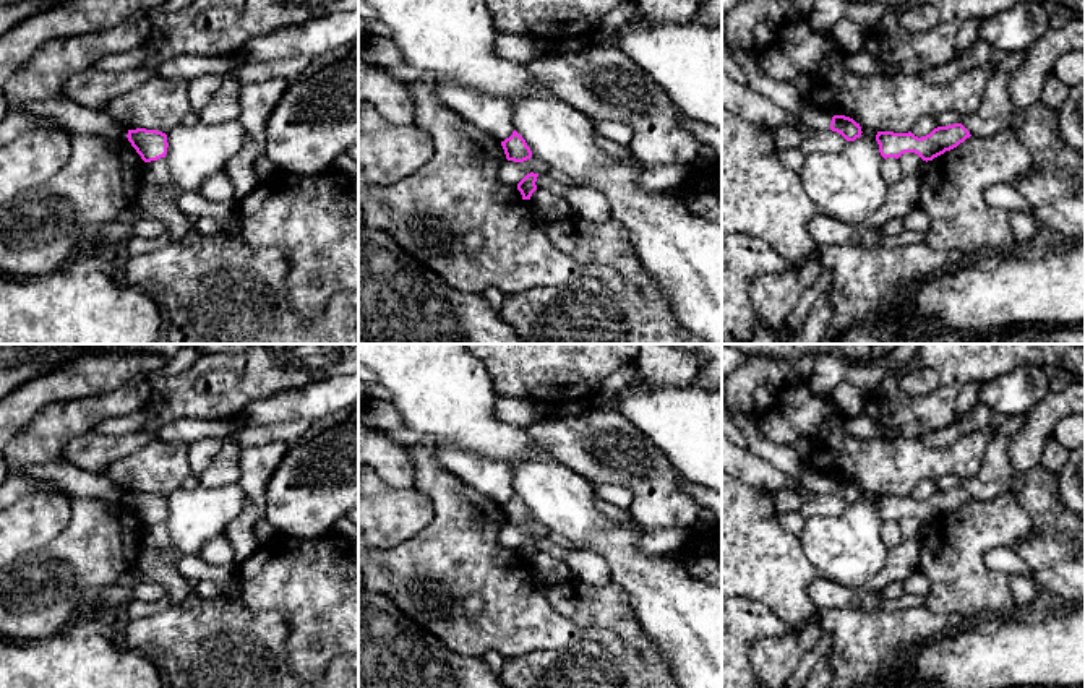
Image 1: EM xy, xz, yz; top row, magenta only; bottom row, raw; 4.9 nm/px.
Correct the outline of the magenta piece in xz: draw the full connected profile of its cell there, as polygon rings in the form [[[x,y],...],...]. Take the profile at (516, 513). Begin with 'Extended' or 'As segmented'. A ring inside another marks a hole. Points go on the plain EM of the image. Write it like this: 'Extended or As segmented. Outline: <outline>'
As segmented. Outline: [[[514,493],[509,501],[501,505],[506,522],[514,526],[524,526],[532,521],[532,514],[525,503]]]

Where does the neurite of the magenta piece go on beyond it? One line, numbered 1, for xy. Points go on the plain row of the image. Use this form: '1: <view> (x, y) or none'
1: none

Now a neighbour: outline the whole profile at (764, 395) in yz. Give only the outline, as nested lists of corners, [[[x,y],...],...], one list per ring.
[[[761,385],[754,391],[753,414],[757,417],[766,412],[775,398],[775,389],[769,385]]]

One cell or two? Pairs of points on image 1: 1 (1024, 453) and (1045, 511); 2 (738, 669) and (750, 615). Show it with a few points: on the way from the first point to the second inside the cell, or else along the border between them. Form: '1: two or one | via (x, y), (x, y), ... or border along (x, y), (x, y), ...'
1: two | border along (1009, 438), (1011, 466), (1019, 472), (1033, 469)
2: one | via (738, 656), (738, 628)

